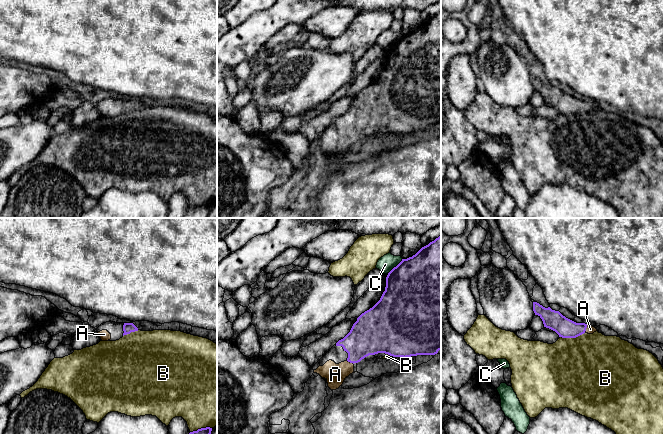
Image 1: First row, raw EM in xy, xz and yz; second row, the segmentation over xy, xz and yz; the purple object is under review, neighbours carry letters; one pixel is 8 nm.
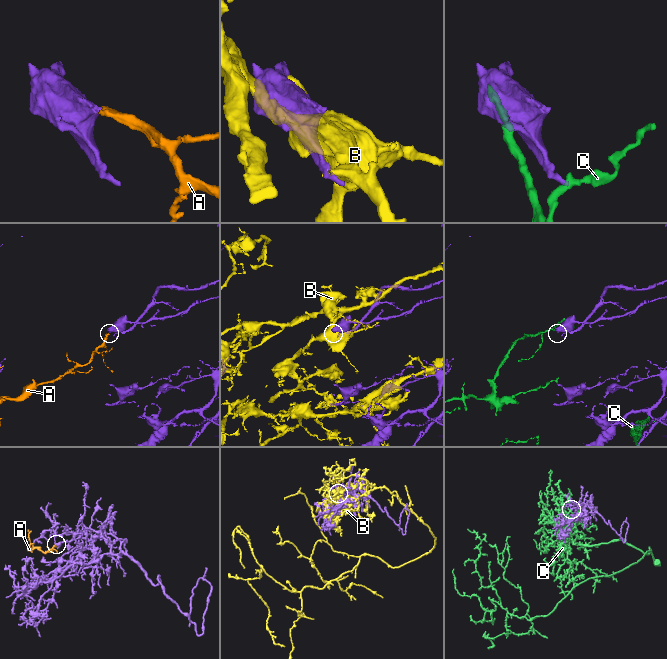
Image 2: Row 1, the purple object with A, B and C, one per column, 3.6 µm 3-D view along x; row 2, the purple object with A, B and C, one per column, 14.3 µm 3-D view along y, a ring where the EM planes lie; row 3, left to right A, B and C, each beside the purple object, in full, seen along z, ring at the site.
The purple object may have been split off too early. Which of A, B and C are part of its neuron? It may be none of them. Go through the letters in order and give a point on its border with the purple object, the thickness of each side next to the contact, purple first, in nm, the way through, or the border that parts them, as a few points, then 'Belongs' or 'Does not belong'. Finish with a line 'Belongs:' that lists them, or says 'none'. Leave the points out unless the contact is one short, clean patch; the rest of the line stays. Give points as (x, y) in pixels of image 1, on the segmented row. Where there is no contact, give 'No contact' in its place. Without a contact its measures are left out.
A: Touches purple at xz (350, 362). Thickness 300 nm (purple) against 160 nm. Path across: xz (367, 336), (358, 345), (350, 362), (335, 374). Belongs
B: Touches purple at yz (572, 337). Thickness 160 nm (purple) against 500 nm. Does not belong
C: Touches purple at xz (396, 266). Thickness 500 nm (purple) against 140 nm. Does not belong
Belongs: A

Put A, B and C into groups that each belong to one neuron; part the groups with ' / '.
A / B / C

